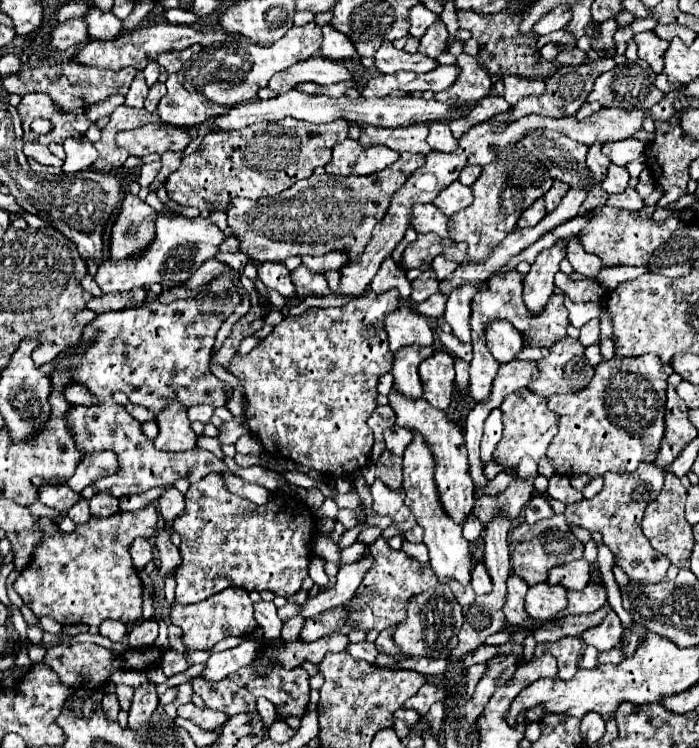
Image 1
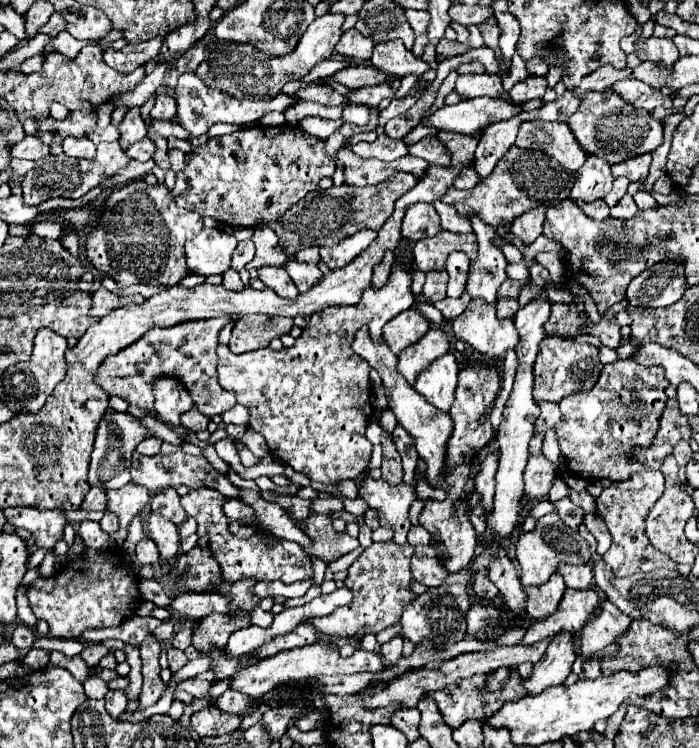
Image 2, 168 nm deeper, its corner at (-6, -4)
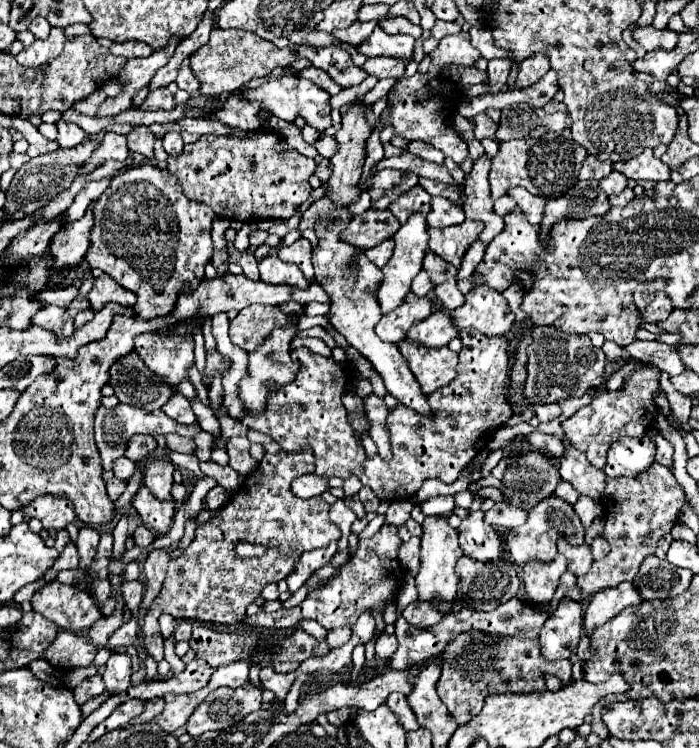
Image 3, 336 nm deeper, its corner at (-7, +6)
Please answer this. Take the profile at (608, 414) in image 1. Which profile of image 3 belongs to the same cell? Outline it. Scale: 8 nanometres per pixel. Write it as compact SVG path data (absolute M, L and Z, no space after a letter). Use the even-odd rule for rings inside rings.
M640 368L632 372L632 378L626 382L624 390L614 392L598 392L594 400L580 408L572 418L562 422L562 430L570 444L586 454L588 462L596 468L604 468L606 464L606 452L614 440L618 440L618 434L624 436L642 436L646 428L654 422L656 416L656 388L658 388L658 368ZM654 414L654 416L652 416Z

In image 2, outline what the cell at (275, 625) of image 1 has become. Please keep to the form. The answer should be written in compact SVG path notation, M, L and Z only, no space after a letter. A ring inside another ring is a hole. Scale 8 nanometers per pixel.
M253 608L251 610L251 622L255 624L255 626L271 626L271 622L273 622L273 612L267 612L267 610L263 610L263 608Z

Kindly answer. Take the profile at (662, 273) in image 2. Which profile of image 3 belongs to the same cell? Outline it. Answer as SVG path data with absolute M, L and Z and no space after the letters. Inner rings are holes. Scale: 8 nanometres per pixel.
M652 280L646 284L640 284L634 292L634 302L640 312L642 322L662 322L672 312L670 298L664 294L666 280Z

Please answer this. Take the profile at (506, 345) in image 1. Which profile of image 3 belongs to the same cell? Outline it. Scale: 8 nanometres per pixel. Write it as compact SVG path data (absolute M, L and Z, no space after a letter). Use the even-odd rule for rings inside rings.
M478 286L466 294L462 308L454 310L454 324L458 330L476 328L486 336L500 336L514 328L514 314L500 292Z

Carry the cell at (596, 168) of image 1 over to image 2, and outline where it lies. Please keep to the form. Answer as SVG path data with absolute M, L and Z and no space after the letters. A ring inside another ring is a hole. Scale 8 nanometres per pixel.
M589 154L585 164L577 170L577 182L571 190L571 198L583 198L585 202L593 202L603 198L611 188L611 164L605 158Z

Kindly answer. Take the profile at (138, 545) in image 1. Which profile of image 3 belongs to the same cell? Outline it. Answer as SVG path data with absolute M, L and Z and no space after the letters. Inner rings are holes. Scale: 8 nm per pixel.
M138 526L136 530L134 530L134 534L132 534L132 538L134 538L134 542L136 542L136 546L150 546L152 542L154 542L154 532L150 532L146 526Z

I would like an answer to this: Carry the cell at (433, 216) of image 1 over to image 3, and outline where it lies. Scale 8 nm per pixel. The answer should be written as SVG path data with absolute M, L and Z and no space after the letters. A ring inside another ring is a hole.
M414 186L408 192L400 194L390 206L388 210L400 220L400 224L406 224L408 216L414 212L430 212L430 194L422 188L422 186Z

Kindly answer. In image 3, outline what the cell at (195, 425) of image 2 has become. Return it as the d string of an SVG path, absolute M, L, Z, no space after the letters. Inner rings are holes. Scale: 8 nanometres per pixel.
M174 394L166 406L162 406L162 412L170 418L174 418L178 424L194 424L196 416L190 408L190 402L182 394Z

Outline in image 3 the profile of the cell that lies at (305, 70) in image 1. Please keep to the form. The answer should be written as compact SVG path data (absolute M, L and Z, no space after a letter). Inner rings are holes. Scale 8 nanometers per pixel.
M368 58L362 66L368 74L374 74L378 78L402 78L406 72L406 60L398 58Z

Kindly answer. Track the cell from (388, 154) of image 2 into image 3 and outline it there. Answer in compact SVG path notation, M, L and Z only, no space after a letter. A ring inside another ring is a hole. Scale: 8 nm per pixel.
M322 134L320 140L316 140L312 146L318 150L322 158L334 156L334 148L338 148L338 144L334 144L334 136L326 136L326 134Z

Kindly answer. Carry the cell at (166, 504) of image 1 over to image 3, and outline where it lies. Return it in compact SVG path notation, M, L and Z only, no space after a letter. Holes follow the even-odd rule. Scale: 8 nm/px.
M150 458L144 466L144 486L160 500L172 500L172 472L174 464L164 458Z

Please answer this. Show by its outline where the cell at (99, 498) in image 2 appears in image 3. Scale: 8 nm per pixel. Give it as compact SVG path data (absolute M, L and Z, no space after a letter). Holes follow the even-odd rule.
M106 470L106 472L104 472L104 482L106 482L106 488L108 488L110 500L118 500L120 494L126 490L126 480L116 478L112 470Z

